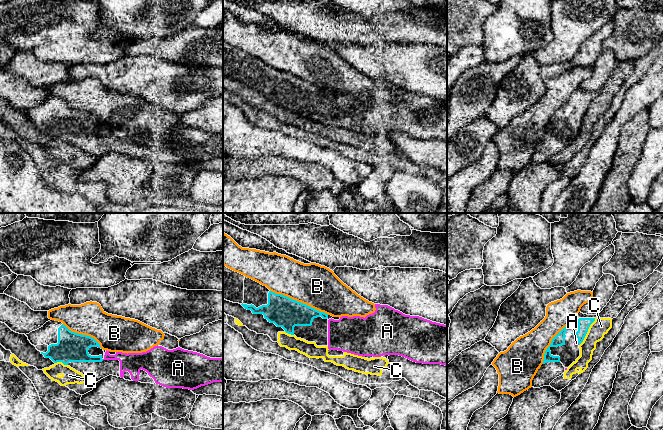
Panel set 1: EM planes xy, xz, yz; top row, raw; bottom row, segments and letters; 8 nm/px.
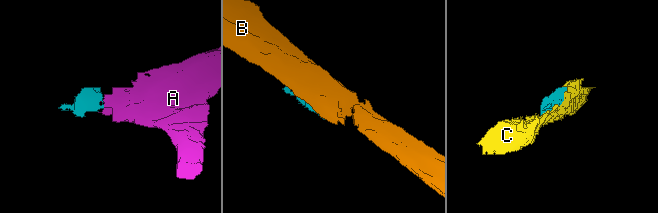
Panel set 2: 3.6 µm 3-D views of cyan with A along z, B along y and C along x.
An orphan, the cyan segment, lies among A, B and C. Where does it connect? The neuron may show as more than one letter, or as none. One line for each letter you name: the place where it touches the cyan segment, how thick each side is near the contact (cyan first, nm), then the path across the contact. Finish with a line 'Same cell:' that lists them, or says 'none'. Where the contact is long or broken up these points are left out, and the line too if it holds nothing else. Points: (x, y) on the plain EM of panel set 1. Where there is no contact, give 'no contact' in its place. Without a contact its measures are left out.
A: contact xy (98, 122); calibres 240 and 20 nm
Same cell: A

